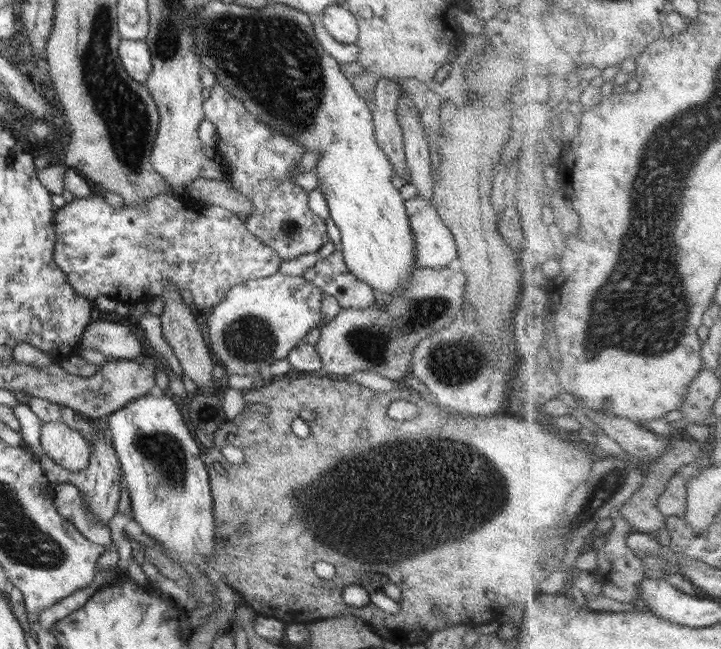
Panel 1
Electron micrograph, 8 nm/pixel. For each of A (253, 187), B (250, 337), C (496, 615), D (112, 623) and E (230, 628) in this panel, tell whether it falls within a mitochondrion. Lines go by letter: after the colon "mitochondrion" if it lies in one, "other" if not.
A: other
B: mitochondrion
C: other
D: other
E: other

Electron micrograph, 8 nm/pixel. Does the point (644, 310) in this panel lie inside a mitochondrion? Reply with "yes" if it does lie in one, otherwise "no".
yes

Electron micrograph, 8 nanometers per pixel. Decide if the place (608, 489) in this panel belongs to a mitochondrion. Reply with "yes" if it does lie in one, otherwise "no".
yes

